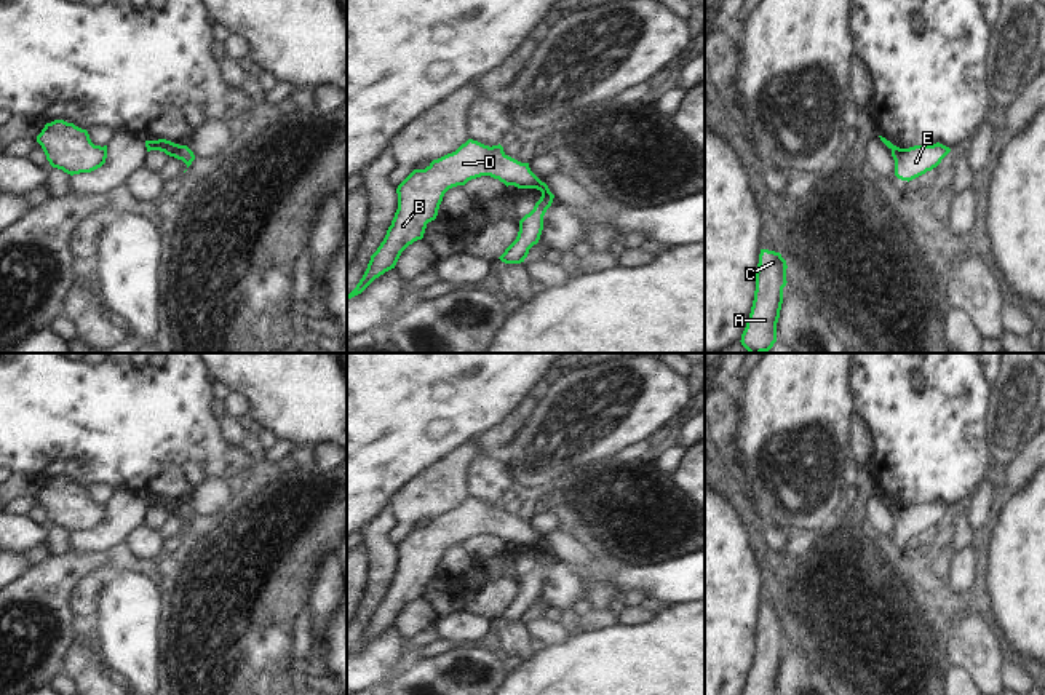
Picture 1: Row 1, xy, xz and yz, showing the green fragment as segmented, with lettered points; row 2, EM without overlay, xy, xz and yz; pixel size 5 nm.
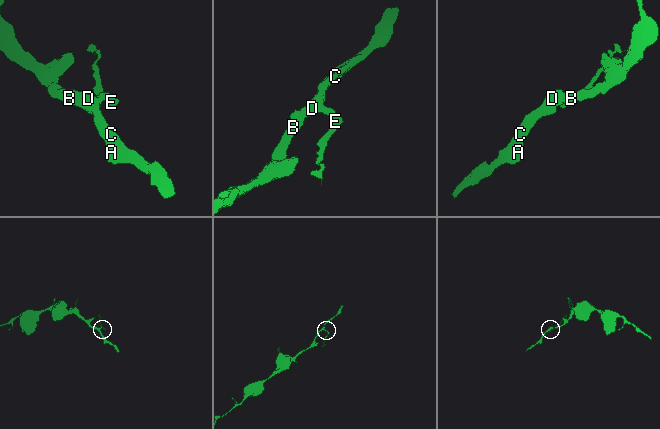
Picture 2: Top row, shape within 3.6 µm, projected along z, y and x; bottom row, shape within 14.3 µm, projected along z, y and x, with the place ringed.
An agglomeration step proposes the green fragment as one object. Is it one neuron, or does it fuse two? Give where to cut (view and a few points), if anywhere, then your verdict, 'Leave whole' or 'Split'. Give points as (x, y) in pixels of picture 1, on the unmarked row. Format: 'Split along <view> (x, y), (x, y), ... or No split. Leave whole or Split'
Split along xy (181, 504), (171, 513). Split.

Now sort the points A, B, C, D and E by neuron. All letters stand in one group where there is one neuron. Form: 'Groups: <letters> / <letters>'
Groups: A B C D / E.

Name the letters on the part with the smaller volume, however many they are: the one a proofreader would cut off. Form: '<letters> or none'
E

